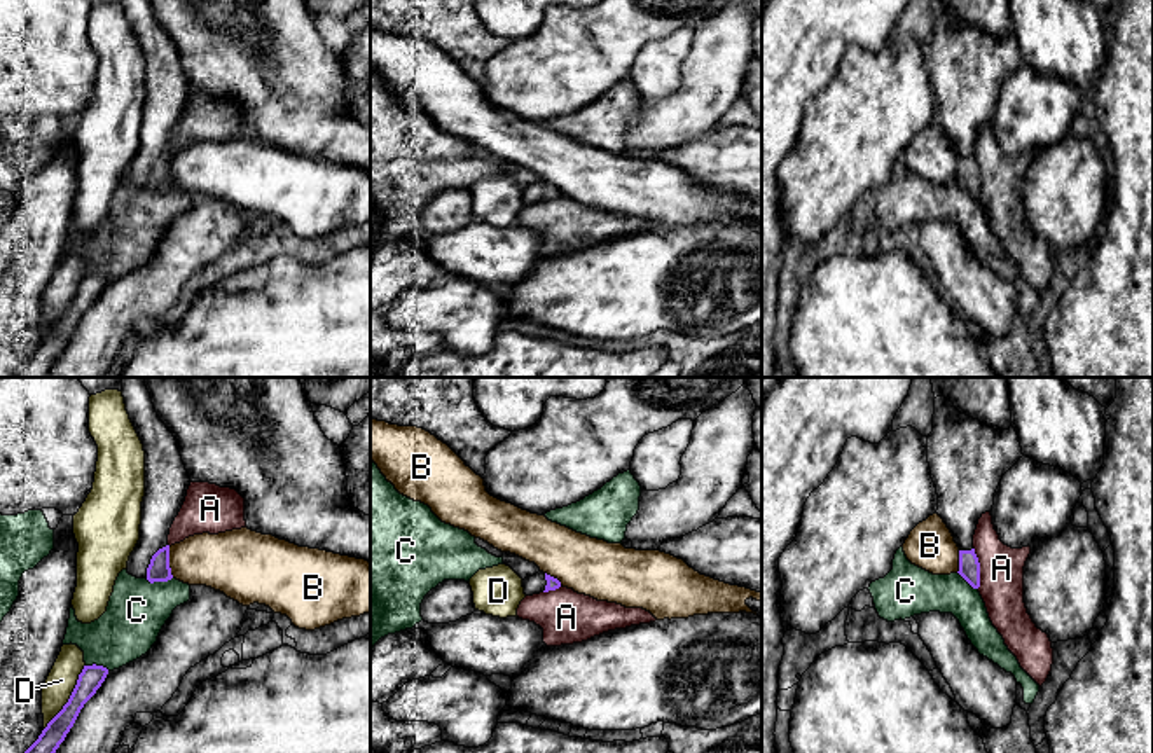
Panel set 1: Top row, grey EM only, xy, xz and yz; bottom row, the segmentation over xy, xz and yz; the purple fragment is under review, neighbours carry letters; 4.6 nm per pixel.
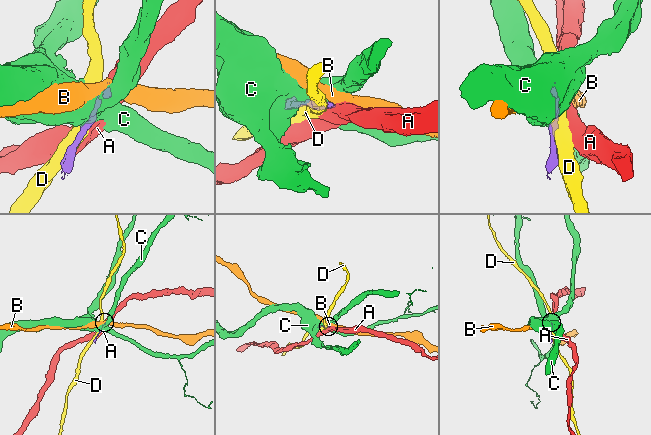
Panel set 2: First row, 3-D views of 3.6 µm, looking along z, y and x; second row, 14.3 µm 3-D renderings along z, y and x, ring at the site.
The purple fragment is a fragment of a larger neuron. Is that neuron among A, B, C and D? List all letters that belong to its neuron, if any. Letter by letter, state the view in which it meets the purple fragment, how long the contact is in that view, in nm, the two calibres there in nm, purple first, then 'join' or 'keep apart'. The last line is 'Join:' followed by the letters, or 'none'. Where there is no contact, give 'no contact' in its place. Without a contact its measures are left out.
A: yz | 190 nm | 100/200 nm | keep apart
B: xy | 150 nm | 100/260 nm | keep apart
C: xy | 130 nm | 100/280 nm | keep apart
D: xy | 360 nm | 110/140 nm | keep apart
Join: none

